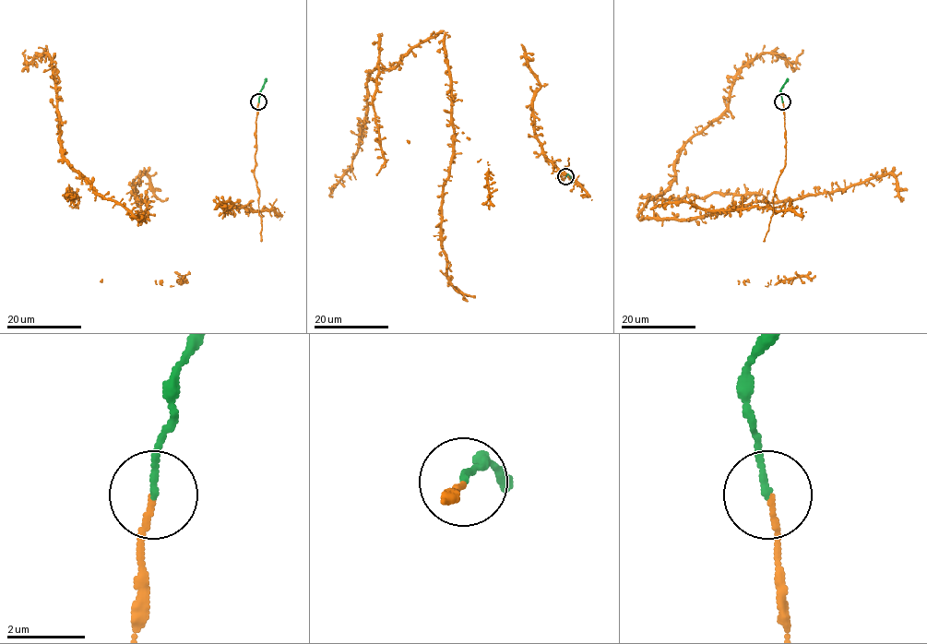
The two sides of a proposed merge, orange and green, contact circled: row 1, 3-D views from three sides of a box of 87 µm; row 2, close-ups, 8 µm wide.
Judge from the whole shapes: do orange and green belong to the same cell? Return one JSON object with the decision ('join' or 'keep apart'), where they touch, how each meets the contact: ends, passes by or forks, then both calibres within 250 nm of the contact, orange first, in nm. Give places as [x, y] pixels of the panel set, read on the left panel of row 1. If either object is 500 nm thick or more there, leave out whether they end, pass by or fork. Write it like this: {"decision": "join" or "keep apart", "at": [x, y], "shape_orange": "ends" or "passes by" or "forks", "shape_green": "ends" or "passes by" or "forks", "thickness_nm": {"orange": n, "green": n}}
{"decision": "join", "at": [258, 101], "shape_orange": "ends", "shape_green": "ends", "thickness_nm": {"orange": 140, "green": 150}}

